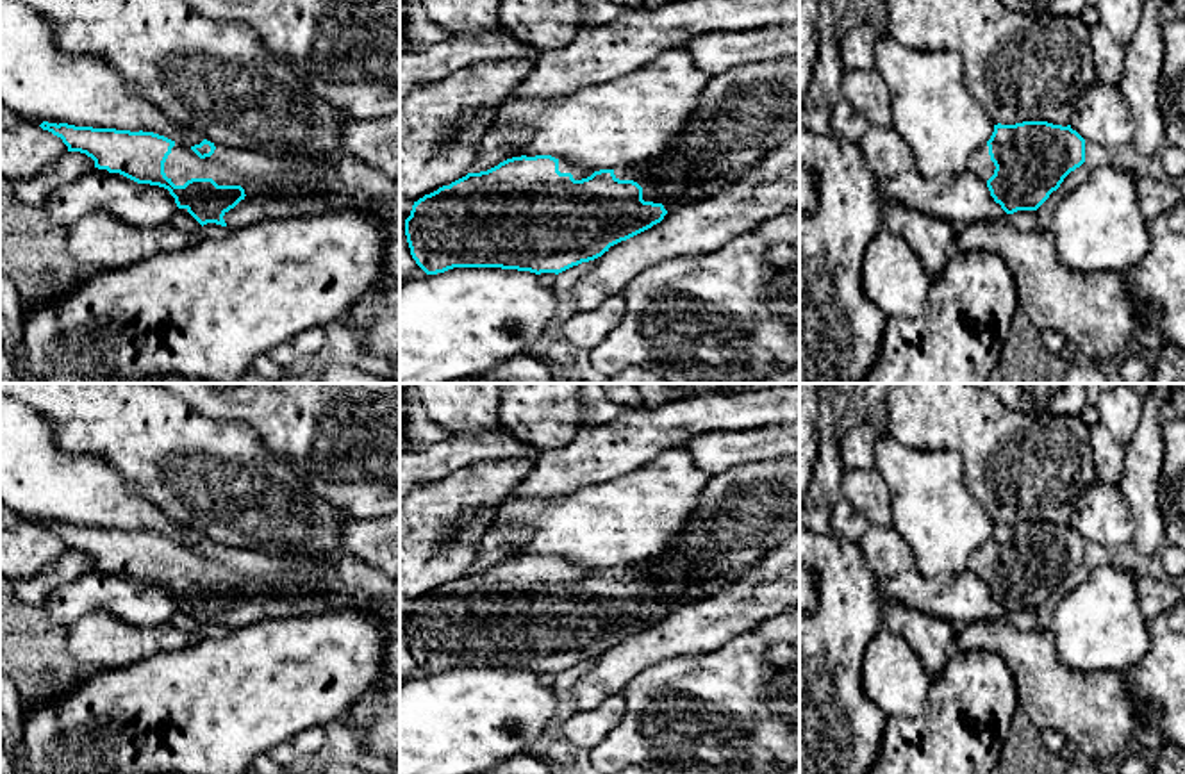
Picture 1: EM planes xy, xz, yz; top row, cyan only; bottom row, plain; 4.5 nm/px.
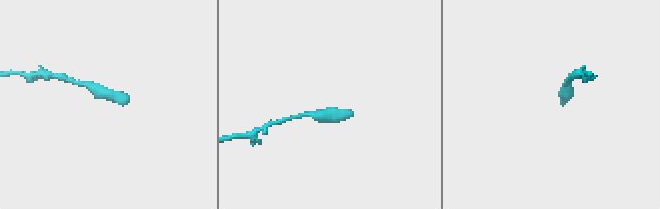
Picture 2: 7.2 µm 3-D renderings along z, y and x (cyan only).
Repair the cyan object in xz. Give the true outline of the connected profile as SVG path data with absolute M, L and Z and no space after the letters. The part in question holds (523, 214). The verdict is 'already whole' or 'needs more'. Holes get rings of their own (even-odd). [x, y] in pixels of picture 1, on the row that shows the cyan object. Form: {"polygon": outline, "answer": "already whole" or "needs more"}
{"polygon": "M551 155L512 157L414 202L405 219L405 235L412 259L427 275L453 268L559 275L601 257L610 246L664 219L667 210L662 203L642 200L641 185L648 180L644 162L589 171Z", "answer": "needs more"}

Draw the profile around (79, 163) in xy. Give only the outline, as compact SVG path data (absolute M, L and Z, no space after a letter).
M66 152L46 164L36 177L12 182L14 196L32 207L43 207L46 196L64 184L71 184L95 168L95 161L80 152Z

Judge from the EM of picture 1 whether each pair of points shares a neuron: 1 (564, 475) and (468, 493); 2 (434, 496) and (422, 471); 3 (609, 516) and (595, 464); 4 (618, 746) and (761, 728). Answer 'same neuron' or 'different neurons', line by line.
1: different neurons
2: different neurons
3: different neurons
4: same neuron

